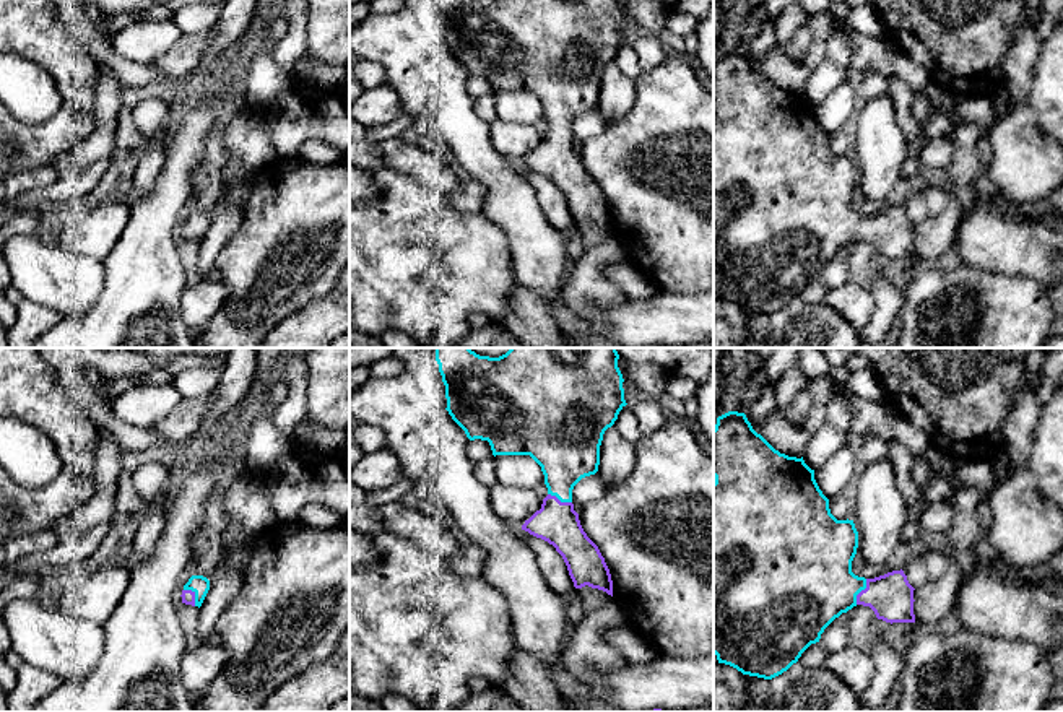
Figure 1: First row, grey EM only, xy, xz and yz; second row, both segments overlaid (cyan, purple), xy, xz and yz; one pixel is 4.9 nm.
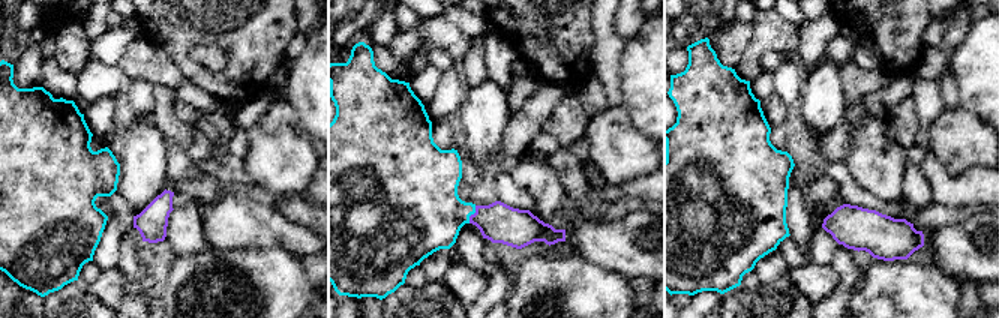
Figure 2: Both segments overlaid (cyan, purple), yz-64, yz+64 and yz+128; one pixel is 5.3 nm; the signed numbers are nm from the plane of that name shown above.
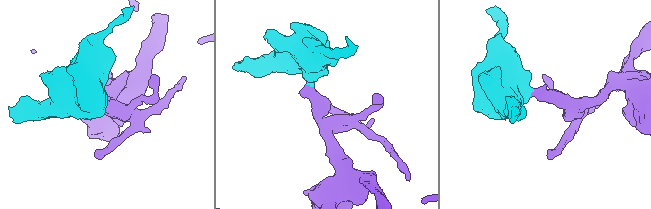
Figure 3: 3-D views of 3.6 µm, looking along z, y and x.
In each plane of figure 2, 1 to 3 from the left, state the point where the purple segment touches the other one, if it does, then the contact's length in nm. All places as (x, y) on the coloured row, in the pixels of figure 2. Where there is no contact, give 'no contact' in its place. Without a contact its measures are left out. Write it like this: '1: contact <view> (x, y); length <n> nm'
1: no contact
2: contact yz+64 (471, 213); length 100 nm
3: no contact

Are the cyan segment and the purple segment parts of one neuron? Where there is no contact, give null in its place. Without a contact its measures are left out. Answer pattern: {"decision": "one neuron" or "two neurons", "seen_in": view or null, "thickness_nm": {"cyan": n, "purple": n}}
{"decision": "one neuron", "seen_in": "yz", "thickness_nm": {"cyan": 420, "purple": 220}}

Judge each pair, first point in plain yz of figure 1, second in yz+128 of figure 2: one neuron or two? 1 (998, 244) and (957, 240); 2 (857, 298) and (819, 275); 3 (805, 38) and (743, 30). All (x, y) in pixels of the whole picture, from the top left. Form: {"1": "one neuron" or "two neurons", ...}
{"1": "one neuron", "2": "one neuron", "3": "one neuron"}

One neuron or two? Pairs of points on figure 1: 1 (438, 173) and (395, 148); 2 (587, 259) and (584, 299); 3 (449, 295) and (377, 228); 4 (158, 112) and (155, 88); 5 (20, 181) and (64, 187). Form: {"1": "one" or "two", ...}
{"1": "one", "2": "one", "3": "one", "4": "two", "5": "two"}

